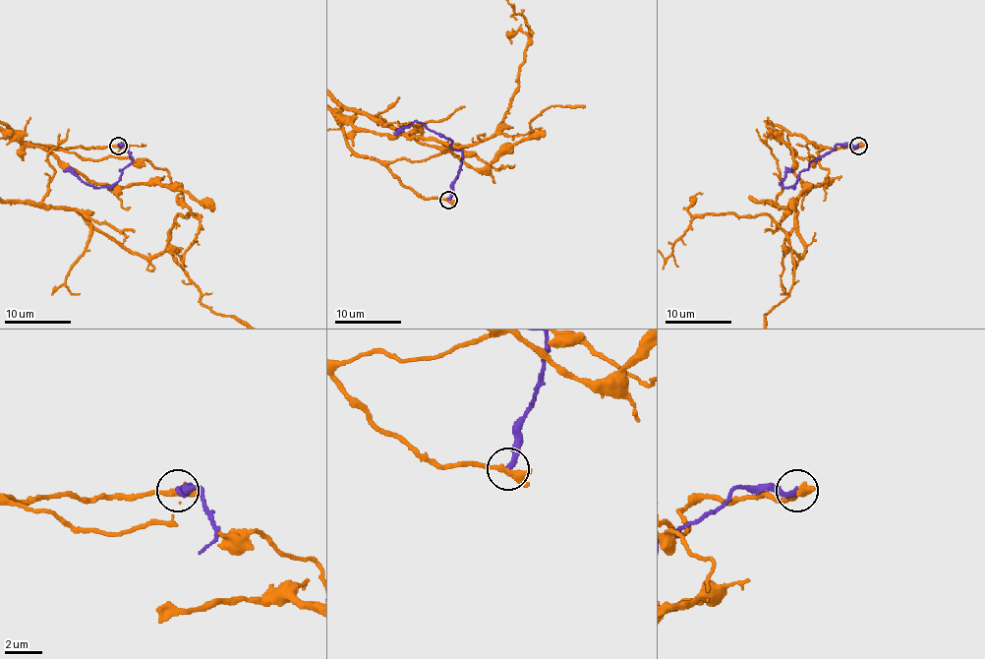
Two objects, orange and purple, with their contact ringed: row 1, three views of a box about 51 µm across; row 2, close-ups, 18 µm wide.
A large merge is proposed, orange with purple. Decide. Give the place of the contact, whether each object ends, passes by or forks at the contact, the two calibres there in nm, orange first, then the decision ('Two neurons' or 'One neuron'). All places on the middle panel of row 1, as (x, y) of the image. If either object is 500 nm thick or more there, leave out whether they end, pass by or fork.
Place: (448, 200). At the ring orange passes by. At the ring purple ends. Thickness 360 nm (orange) against 320 nm. Two neurons

